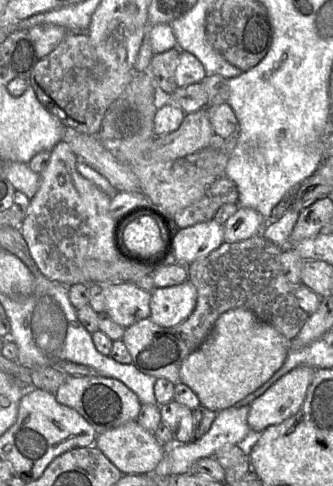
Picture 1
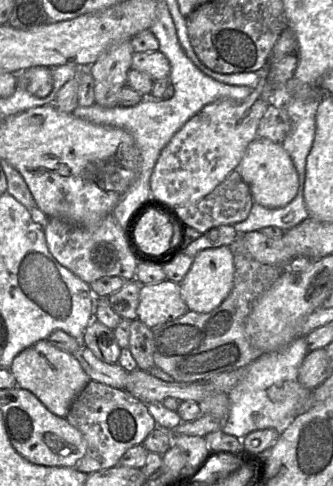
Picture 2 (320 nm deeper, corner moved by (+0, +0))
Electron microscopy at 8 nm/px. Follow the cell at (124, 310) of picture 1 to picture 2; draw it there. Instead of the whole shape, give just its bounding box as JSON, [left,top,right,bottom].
[137,279,187,328]

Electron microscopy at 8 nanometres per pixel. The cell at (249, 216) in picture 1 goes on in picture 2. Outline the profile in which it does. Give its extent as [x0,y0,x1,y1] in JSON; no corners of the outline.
[179,246,234,313]

